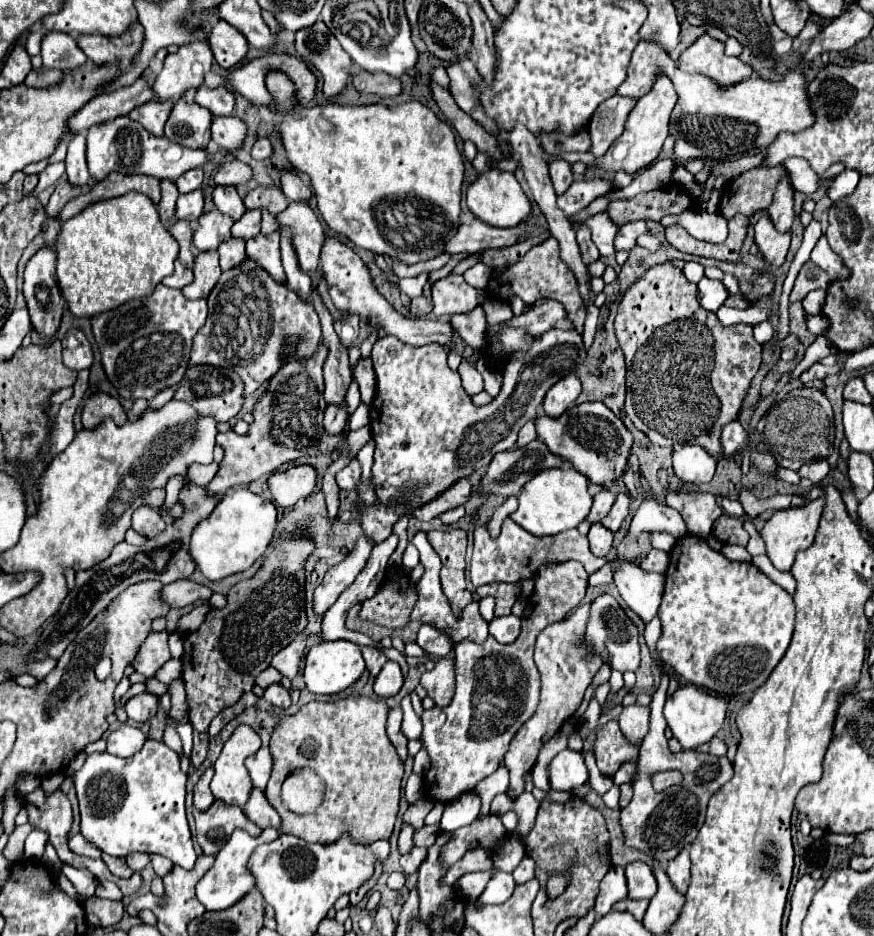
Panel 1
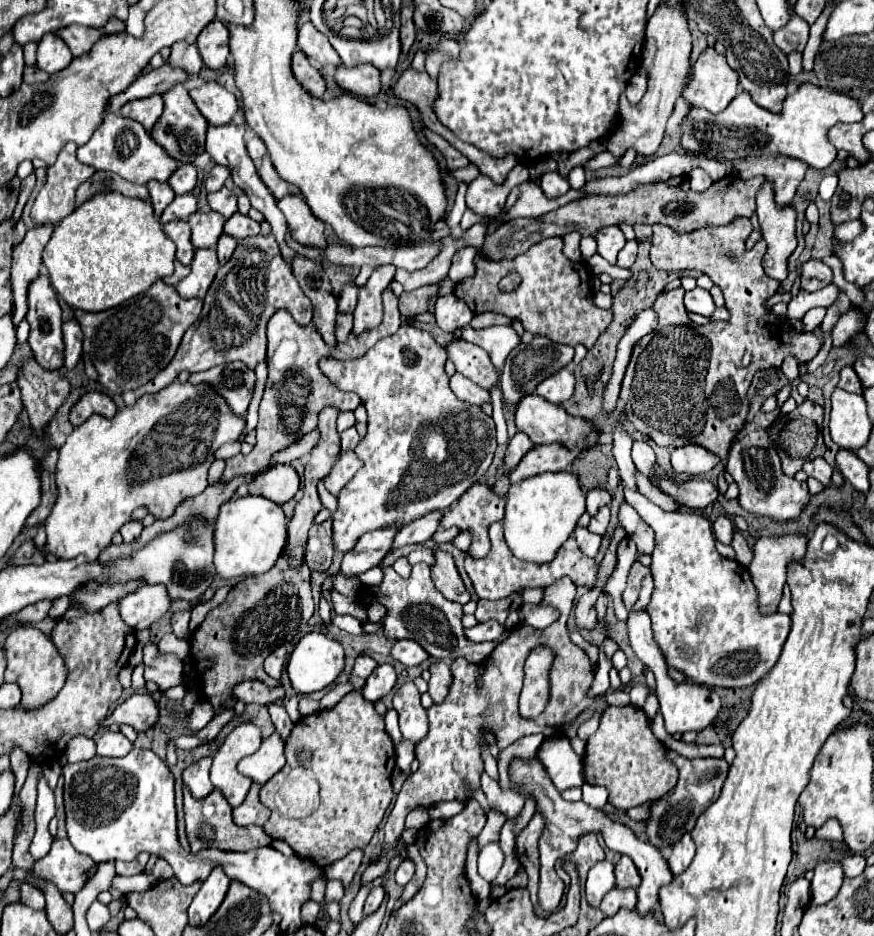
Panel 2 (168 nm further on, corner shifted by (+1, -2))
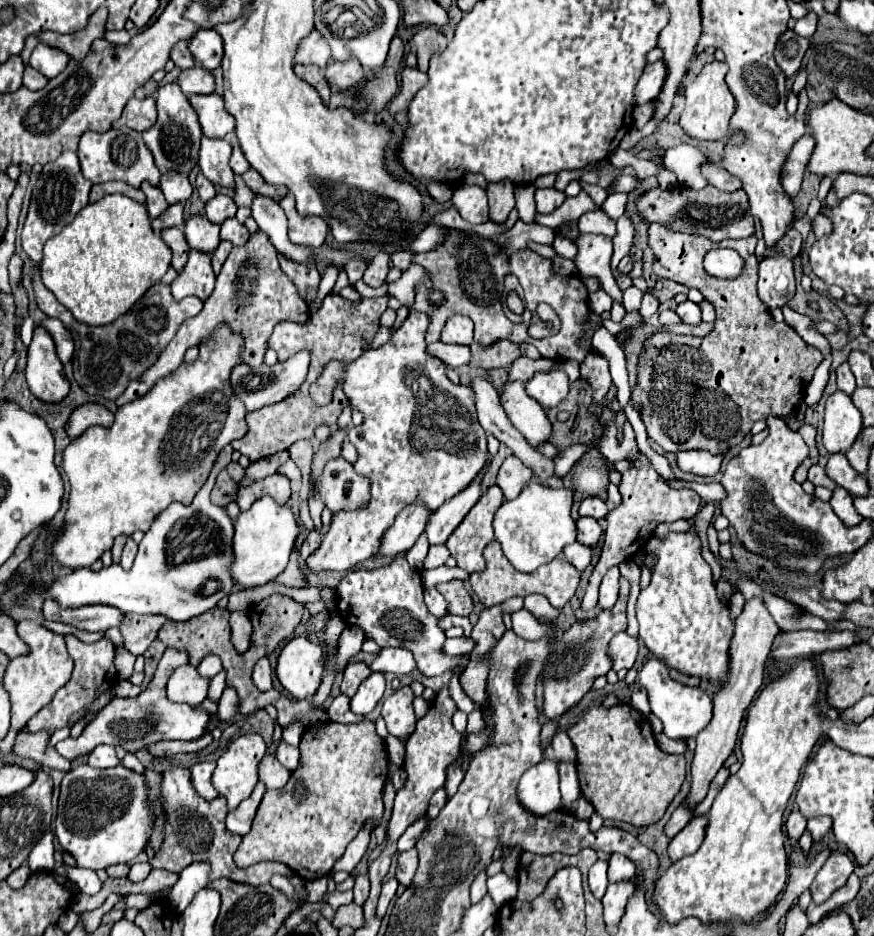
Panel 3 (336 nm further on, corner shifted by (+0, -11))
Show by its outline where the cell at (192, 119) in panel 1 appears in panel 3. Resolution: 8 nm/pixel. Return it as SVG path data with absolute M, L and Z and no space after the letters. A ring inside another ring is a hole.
M167 84L157 88L157 122L143 132L143 140L147 148L153 154L155 166L161 172L175 170L179 174L189 174L191 168L195 168L197 158L199 158L199 140L201 140L201 130L199 122L195 120L195 112L189 106L187 96L181 92L177 84Z

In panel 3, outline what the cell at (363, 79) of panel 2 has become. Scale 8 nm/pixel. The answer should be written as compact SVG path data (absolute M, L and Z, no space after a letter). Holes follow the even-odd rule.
M331 58L325 66L325 78L329 84L337 84L339 90L345 90L363 80L363 68L355 58L349 58L345 62Z

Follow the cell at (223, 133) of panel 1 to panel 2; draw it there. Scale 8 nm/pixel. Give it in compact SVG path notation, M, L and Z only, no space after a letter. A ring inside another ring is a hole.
M236 123L210 125L210 127L208 127L208 137L206 137L206 151L210 153L210 157L212 157L218 165L226 165L226 167L232 169L232 179L234 179L234 183L236 183L240 189L246 191L252 207L258 209L258 211L266 217L266 221L268 221L270 227L272 227L272 235L276 237L276 241L278 241L278 245L280 245L280 251L282 251L284 261L286 261L286 263L292 263L292 259L296 257L296 251L286 243L286 233L288 233L286 219L282 217L282 211L278 209L274 195L266 189L266 185L262 185L262 179L260 179L258 173L256 173L254 161L250 159L250 155L248 155L248 151L246 151L244 131L246 131L246 127L244 127L244 125L236 125Z

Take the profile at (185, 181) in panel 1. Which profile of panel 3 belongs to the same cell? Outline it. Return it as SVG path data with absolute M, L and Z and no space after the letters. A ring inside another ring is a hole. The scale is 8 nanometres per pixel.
M169 170L169 172L165 172L161 176L159 188L161 188L161 192L163 192L163 196L165 196L165 200L169 204L187 202L189 196L191 196L191 192L193 192L187 176L183 176L179 172L173 172L173 170Z

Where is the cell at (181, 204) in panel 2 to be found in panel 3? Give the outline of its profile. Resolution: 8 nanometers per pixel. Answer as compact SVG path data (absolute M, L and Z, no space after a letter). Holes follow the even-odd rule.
M171 204L171 206L159 216L159 220L163 222L165 228L167 228L167 226L181 226L181 224L185 222L185 218L183 218L183 204Z

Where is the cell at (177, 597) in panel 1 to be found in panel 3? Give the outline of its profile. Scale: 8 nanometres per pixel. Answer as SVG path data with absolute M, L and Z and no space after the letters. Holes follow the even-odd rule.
M47 598L43 604L45 620L71 624L79 630L97 632L119 626L123 614L119 610L111 610L111 606L79 606L79 608L61 608L53 598Z

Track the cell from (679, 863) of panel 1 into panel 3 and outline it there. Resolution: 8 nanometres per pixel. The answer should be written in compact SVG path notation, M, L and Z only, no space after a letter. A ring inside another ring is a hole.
M695 816L691 818L691 822L685 826L685 830L681 830L671 842L669 842L669 856L671 860L679 860L683 856L693 854L705 836L705 828L707 828L707 816Z

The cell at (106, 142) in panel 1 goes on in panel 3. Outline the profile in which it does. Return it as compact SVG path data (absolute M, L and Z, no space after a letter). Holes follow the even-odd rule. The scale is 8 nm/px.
M119 128L119 130L109 130L109 132L87 132L81 136L79 140L79 150L77 150L79 162L81 162L81 170L83 176L87 180L91 180L93 184L101 184L101 182L109 182L109 180L123 180L135 188L139 188L139 184L143 180L149 180L153 186L159 184L159 170L151 158L151 152L147 150L143 138L139 132L131 130L131 128Z

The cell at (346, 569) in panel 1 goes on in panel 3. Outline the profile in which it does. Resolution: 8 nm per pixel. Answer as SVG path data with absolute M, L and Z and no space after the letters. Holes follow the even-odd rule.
M417 498L409 506L405 506L399 514L395 524L387 530L389 534L383 536L383 550L375 558L395 558L397 554L407 552L415 540L425 532L429 522L431 510Z

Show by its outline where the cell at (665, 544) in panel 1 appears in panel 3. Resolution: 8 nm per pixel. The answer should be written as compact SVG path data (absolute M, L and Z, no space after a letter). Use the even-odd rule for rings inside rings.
M591 496L591 498L585 498L579 506L579 516L591 516L595 520L601 520L603 516L607 514L607 506L601 498L597 496Z

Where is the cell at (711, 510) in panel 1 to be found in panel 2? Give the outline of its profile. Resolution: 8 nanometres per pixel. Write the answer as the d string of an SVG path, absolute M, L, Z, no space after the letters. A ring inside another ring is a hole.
M636 441L634 447L632 447L632 459L634 459L638 471L644 477L654 481L654 477L656 477L656 455L654 455L654 449L648 443L644 443L644 441Z

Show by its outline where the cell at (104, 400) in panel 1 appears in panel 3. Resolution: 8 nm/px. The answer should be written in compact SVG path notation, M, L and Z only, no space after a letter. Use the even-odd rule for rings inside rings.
M83 404L79 408L73 410L65 430L67 430L67 436L71 440L79 438L87 428L91 426L111 426L113 424L113 414L101 406L101 404Z

